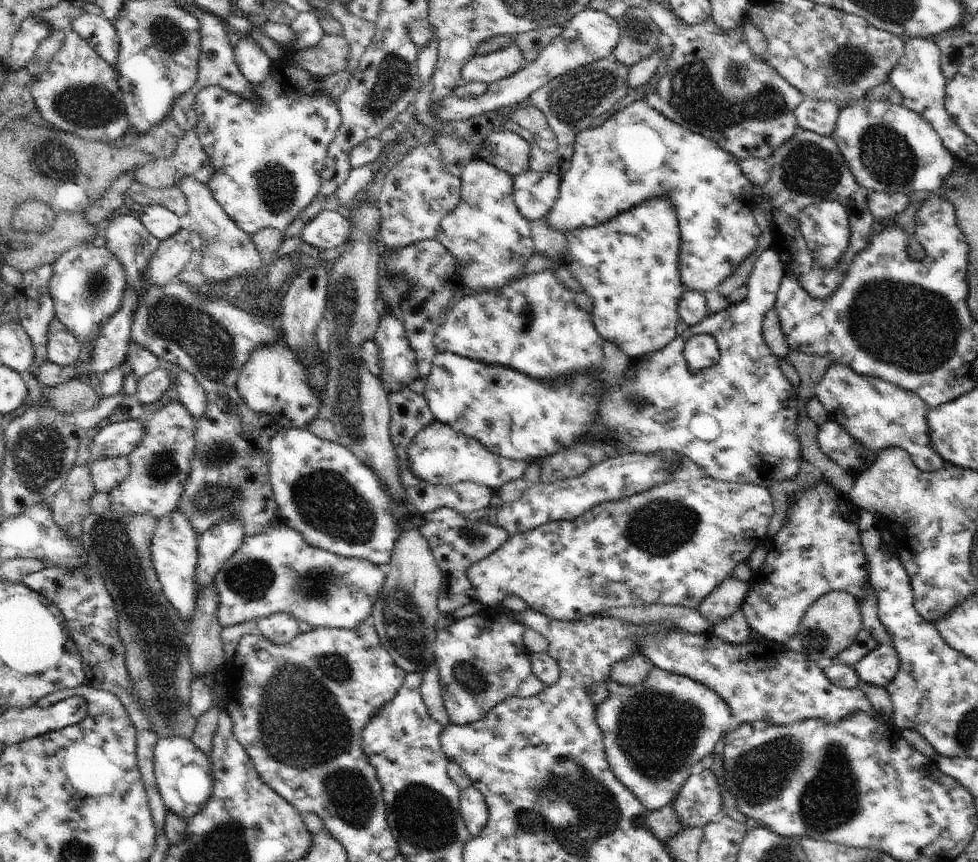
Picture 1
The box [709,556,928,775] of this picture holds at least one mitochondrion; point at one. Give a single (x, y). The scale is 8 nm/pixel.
(814, 639)

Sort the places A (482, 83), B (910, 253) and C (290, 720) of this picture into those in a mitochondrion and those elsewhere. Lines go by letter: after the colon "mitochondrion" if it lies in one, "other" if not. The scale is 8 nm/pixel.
A: other
B: other
C: mitochondrion

